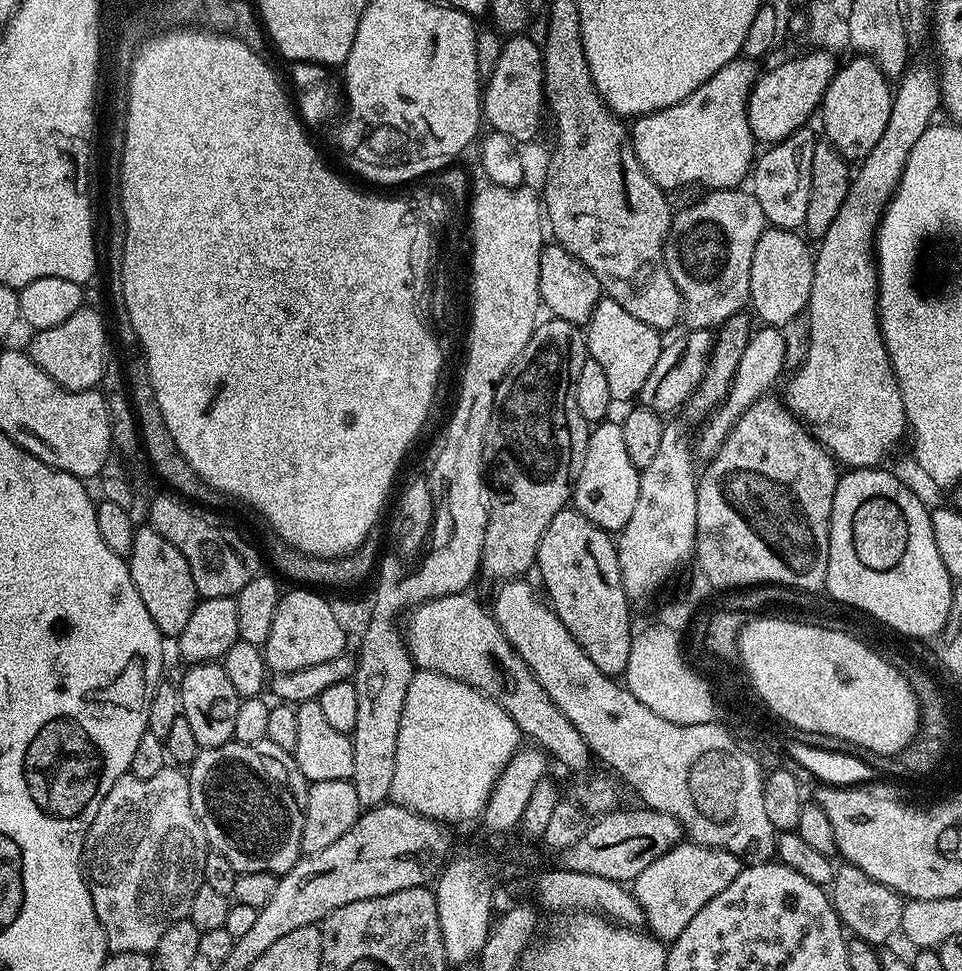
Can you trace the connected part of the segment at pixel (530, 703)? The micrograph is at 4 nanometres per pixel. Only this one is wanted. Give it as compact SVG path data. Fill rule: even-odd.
M459 592L450 594L446 598L434 598L430 602L411 609L407 613L406 619L408 619L408 625L403 625L402 640L408 653L412 655L412 663L417 669L454 678L458 682L478 690L482 695L490 697L494 702L498 702L498 706L502 706L502 710L506 710L506 714L510 714L510 718L514 718L520 733L527 739L529 736L532 739L529 741L539 745L555 763L557 760L558 763L565 764L568 768L587 766L588 760L590 761L590 753L582 734L578 734L578 730L572 725L570 718L566 718L566 714L562 714L562 710L558 710L558 706L552 704L550 694L546 694L546 690L542 690L538 678L529 670L528 664L522 662L522 658L512 649L495 618L492 617L491 611L485 605L483 608L472 597L472 594Z

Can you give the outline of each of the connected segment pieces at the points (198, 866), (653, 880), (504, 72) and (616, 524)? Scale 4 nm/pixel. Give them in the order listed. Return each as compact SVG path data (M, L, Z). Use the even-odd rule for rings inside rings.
M165 766L152 778L138 778L131 774L125 774L110 786L110 794L102 798L102 806L98 806L98 814L94 814L94 822L90 822L88 833L84 835L84 854L82 868L86 873L88 889L94 902L94 910L98 914L98 922L102 926L104 936L108 939L108 951L114 952L146 952L155 953L162 934L174 922L188 919L190 902L194 902L194 894L204 883L204 867L209 854L208 839L204 837L202 826L190 806L190 786L187 775L179 767Z
M681 842L675 844L662 858L650 862L642 874L631 885L630 891L635 896L638 906L644 911L644 924L647 931L661 942L671 942L686 930L690 918L702 910L734 878L738 878L742 867L739 856L730 854L721 848L707 848L701 844Z
M516 34L500 46L494 74L487 77L482 88L482 116L491 131L523 146L540 132L540 115L545 115L544 54L528 34ZM489 124L489 125L488 125Z
M597 423L589 431L586 458L579 461L570 500L576 511L590 518L590 522L609 534L618 534L626 522L630 522L630 514L634 514L634 506L638 502L640 469L630 462L620 423L608 423Z

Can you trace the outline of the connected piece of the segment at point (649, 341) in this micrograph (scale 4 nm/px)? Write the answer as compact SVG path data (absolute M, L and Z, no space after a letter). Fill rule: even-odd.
M602 298L594 306L594 314L586 325L586 343L590 359L602 366L610 385L613 401L635 401L640 395L642 386L646 386L646 378L654 372L658 362L658 354L662 347L661 333L657 329L646 326L646 322L638 322L638 318L626 314L618 302Z

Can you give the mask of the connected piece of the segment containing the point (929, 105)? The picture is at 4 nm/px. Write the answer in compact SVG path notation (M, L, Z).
M909 63L908 69L895 85L890 122L886 122L882 138L878 138L878 143L874 150L870 150L868 157L859 161L846 202L842 210L838 210L838 218L830 222L830 230L826 230L826 234L819 237L820 249L817 247L814 252L814 282L810 286L806 309L806 351L799 361L800 369L785 386L782 399L796 419L807 426L816 441L832 455L832 459L848 470L883 465L883 460L895 450L896 443L906 436L904 399L880 333L880 318L876 315L878 260L874 255L874 245L882 224L882 213L900 186L904 167L910 158L910 150L914 150L914 142L918 142L918 138L922 138L922 134L926 134L926 130L932 127L932 115L936 111L939 113L941 108L937 69L933 65L931 68L928 64Z

